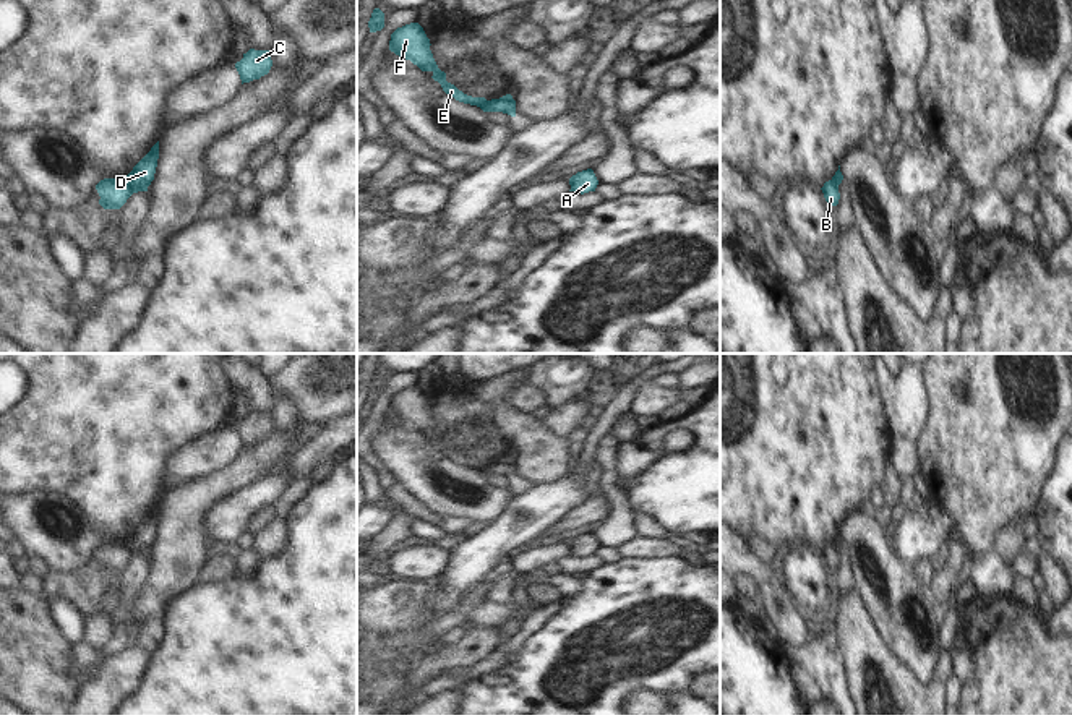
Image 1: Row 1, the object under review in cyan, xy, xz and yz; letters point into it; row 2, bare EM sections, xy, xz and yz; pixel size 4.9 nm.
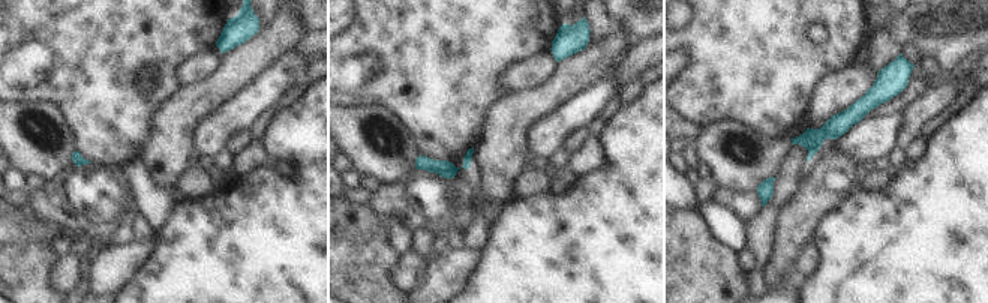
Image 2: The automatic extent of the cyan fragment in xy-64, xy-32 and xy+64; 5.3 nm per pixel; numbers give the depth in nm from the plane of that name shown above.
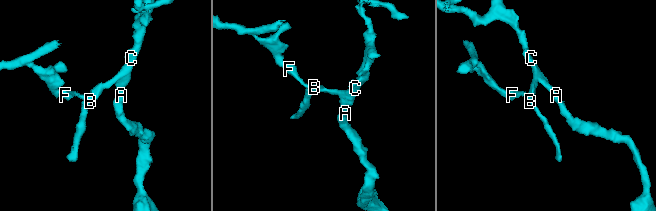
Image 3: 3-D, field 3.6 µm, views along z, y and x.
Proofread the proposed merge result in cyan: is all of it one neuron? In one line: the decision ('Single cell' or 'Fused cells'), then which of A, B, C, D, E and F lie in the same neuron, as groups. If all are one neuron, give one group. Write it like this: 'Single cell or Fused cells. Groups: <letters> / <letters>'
Fused cells. Groups: A C D / B E F

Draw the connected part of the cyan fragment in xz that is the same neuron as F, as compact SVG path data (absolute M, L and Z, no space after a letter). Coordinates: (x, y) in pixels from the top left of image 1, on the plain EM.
M410 386L402 391L397 391L391 397L389 404L391 415L399 418L401 422L410 423L422 435L431 435L431 441L441 447L446 457L449 457L459 465L482 470L487 465L485 460L467 459L459 454L454 447L446 444L446 436L438 431L430 409L430 402L427 400L423 391L418 386Z

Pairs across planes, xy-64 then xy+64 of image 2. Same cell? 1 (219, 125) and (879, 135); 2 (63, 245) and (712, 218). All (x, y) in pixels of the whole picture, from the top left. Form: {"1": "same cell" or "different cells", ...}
{"1": "same cell", "2": "same cell"}

